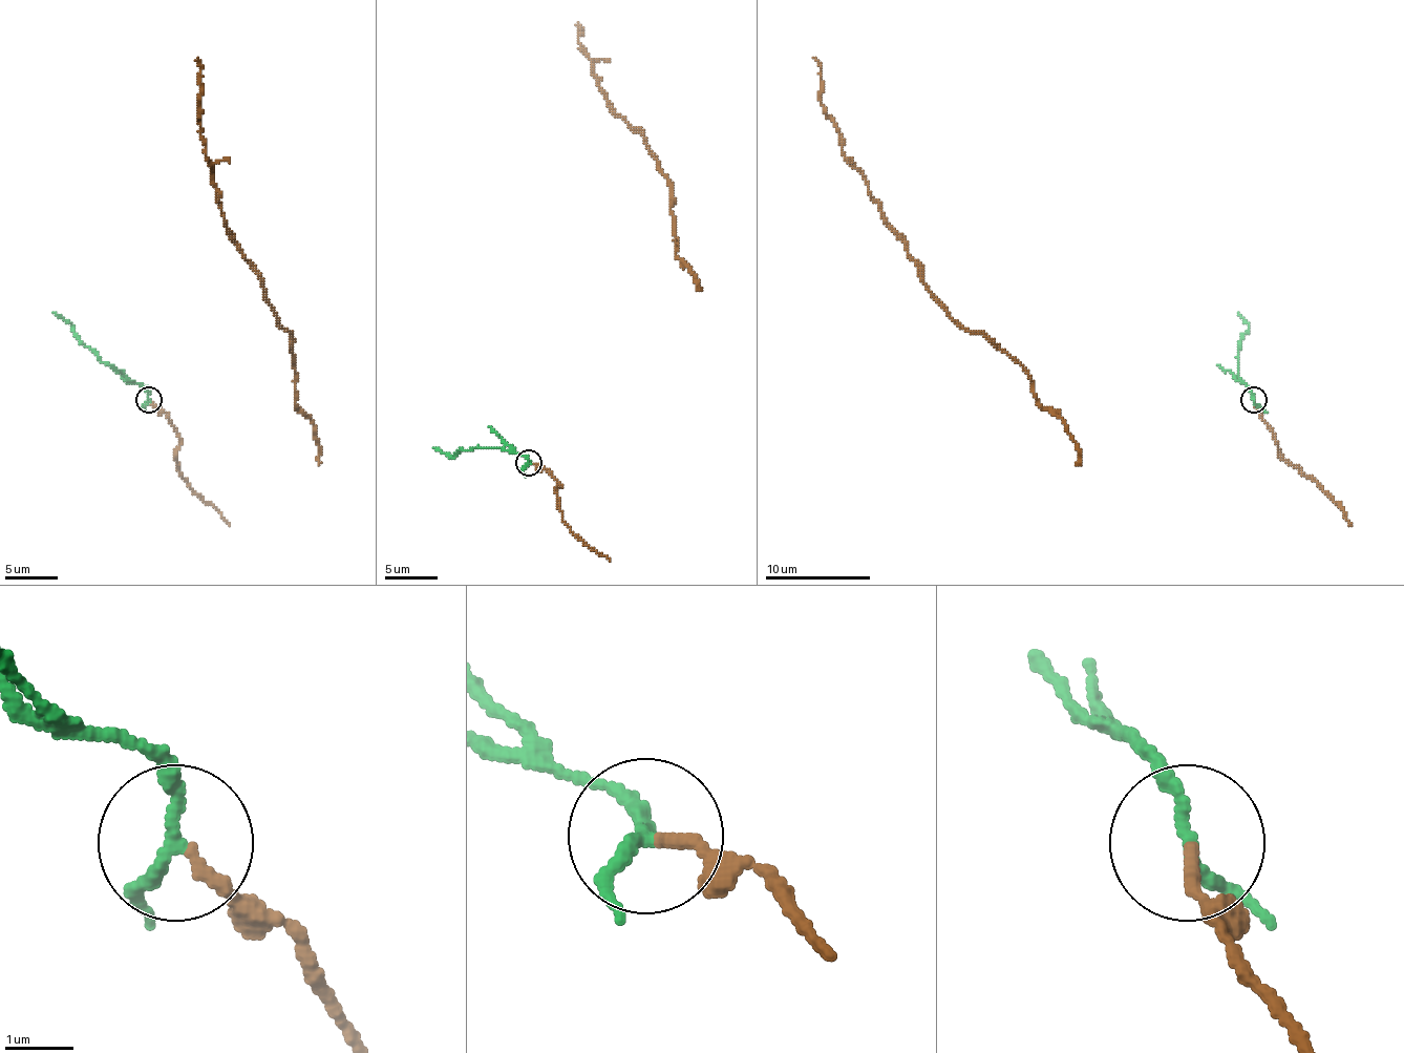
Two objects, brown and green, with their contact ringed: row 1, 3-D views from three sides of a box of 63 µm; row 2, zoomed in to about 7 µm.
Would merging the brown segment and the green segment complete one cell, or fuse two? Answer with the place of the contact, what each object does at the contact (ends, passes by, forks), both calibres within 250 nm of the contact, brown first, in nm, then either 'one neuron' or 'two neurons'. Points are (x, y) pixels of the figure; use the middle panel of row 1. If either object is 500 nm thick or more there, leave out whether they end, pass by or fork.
at (529, 463); brown ends there; green passes by; 180 nm thick on the brown side, 180 nm on the other; two neurons

